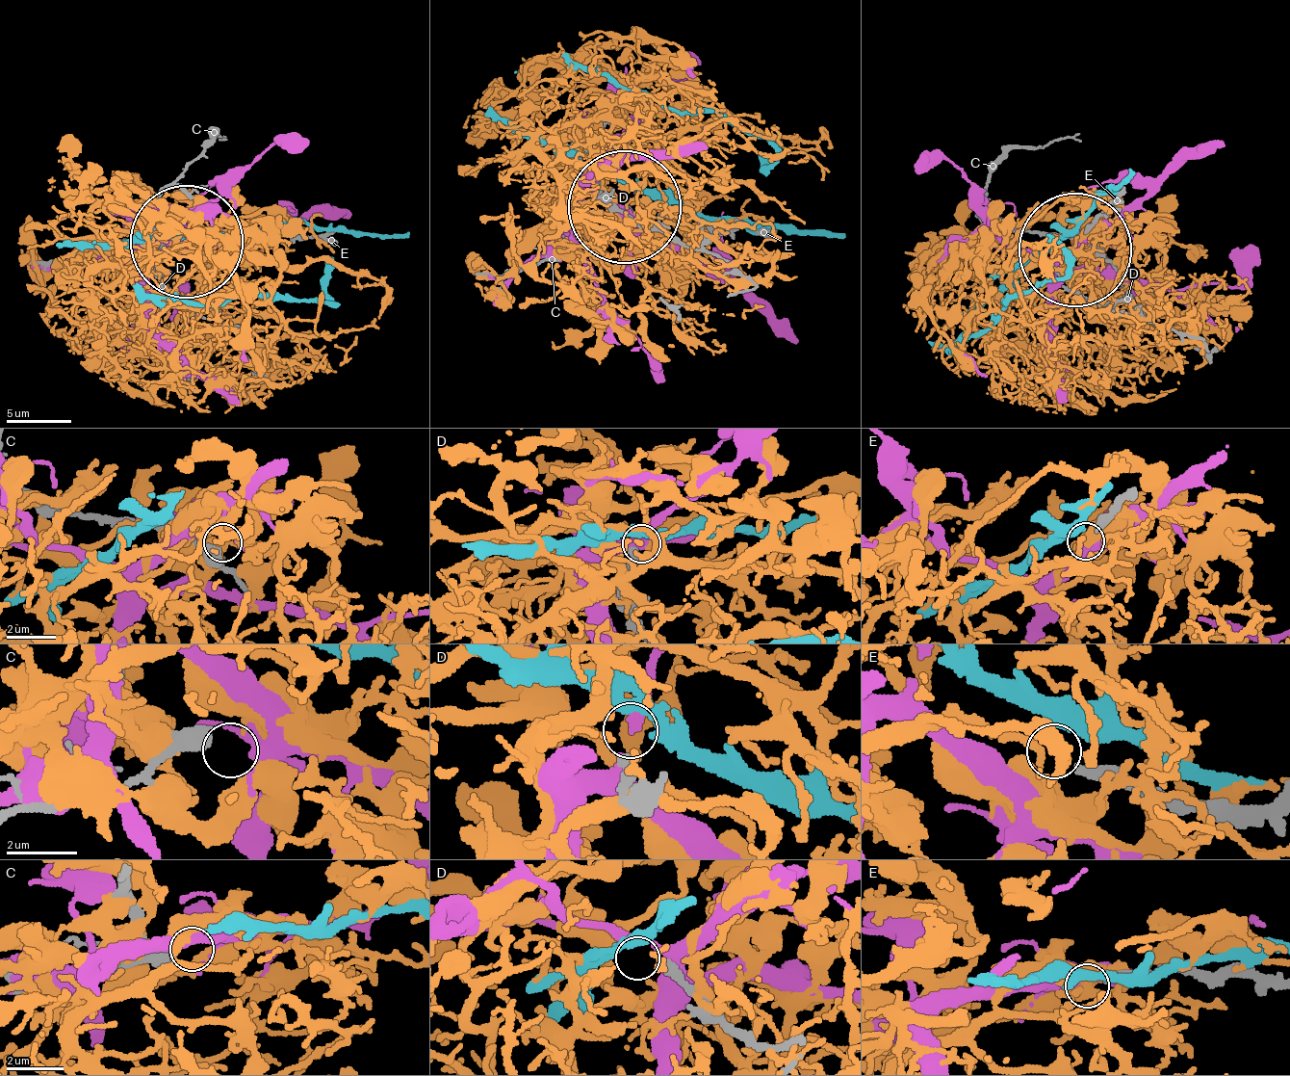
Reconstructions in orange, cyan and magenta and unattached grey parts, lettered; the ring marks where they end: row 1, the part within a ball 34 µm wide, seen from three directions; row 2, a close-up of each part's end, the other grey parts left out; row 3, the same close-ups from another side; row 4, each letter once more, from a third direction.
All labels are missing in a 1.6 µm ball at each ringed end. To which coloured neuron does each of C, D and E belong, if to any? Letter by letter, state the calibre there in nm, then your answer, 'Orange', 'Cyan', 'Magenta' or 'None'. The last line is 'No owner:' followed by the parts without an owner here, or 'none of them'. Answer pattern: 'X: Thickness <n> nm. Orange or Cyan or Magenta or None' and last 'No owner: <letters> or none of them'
C: Thickness 400 nm. None
D: Thickness 360 nm. None
E: Thickness 280 nm. None
No owner: C, D, E

